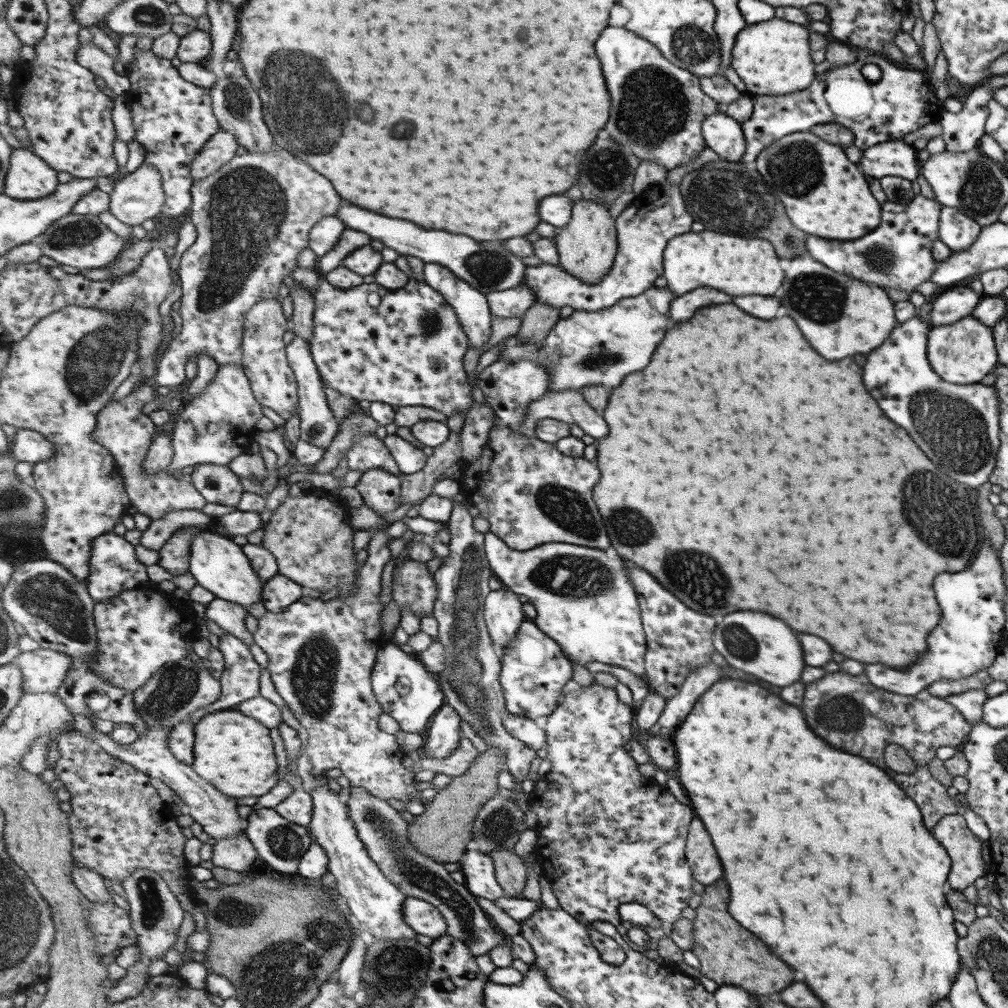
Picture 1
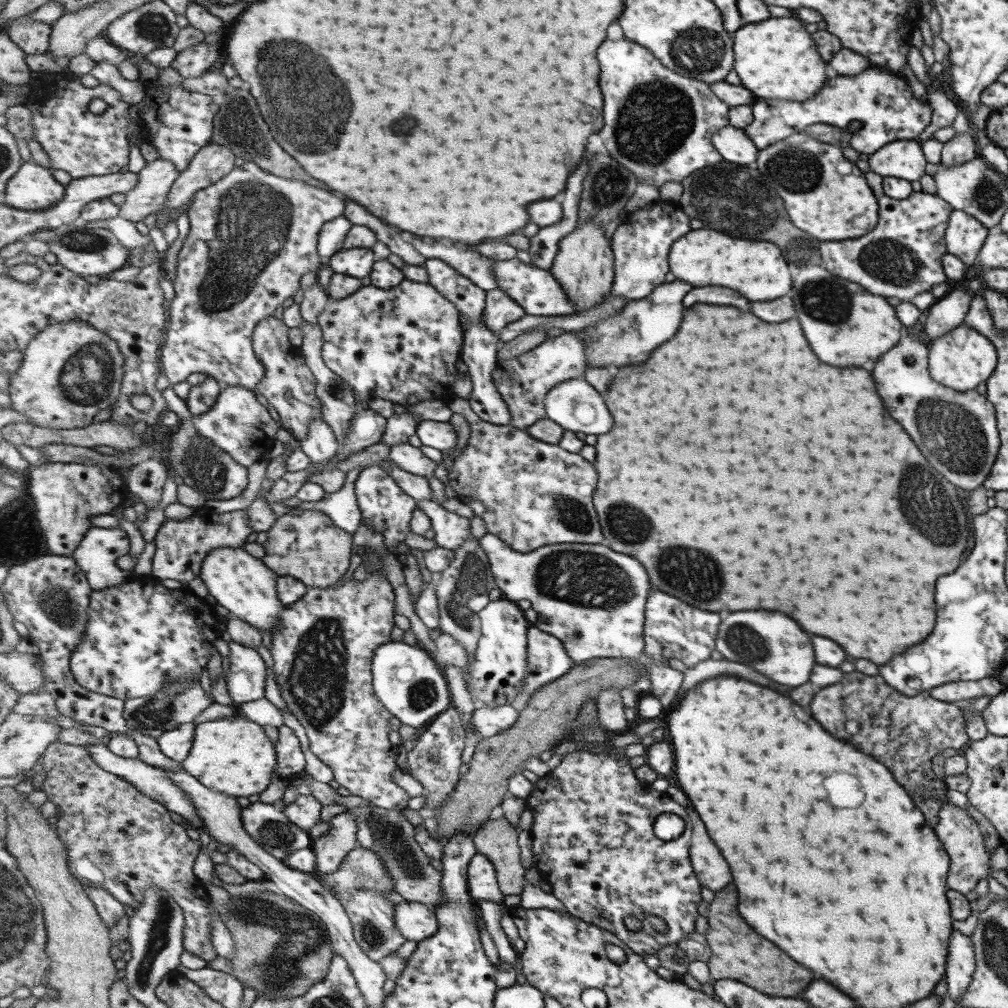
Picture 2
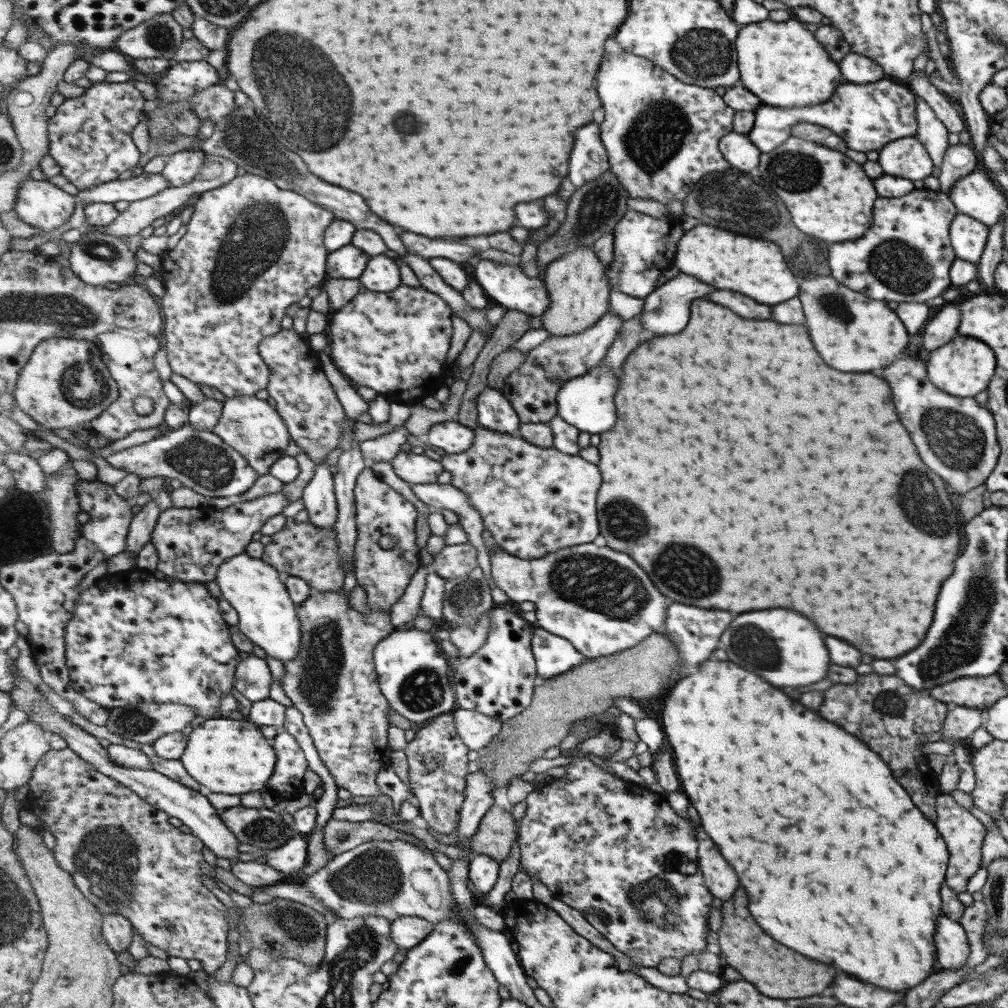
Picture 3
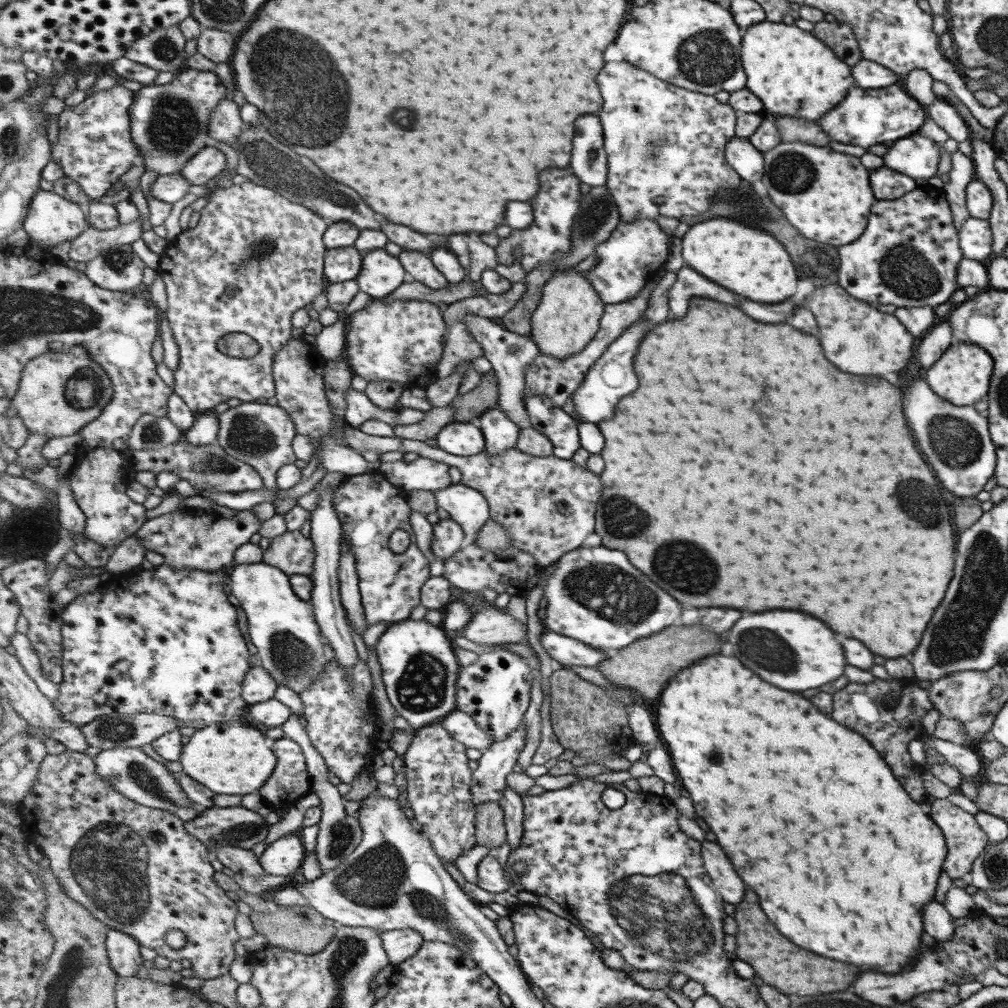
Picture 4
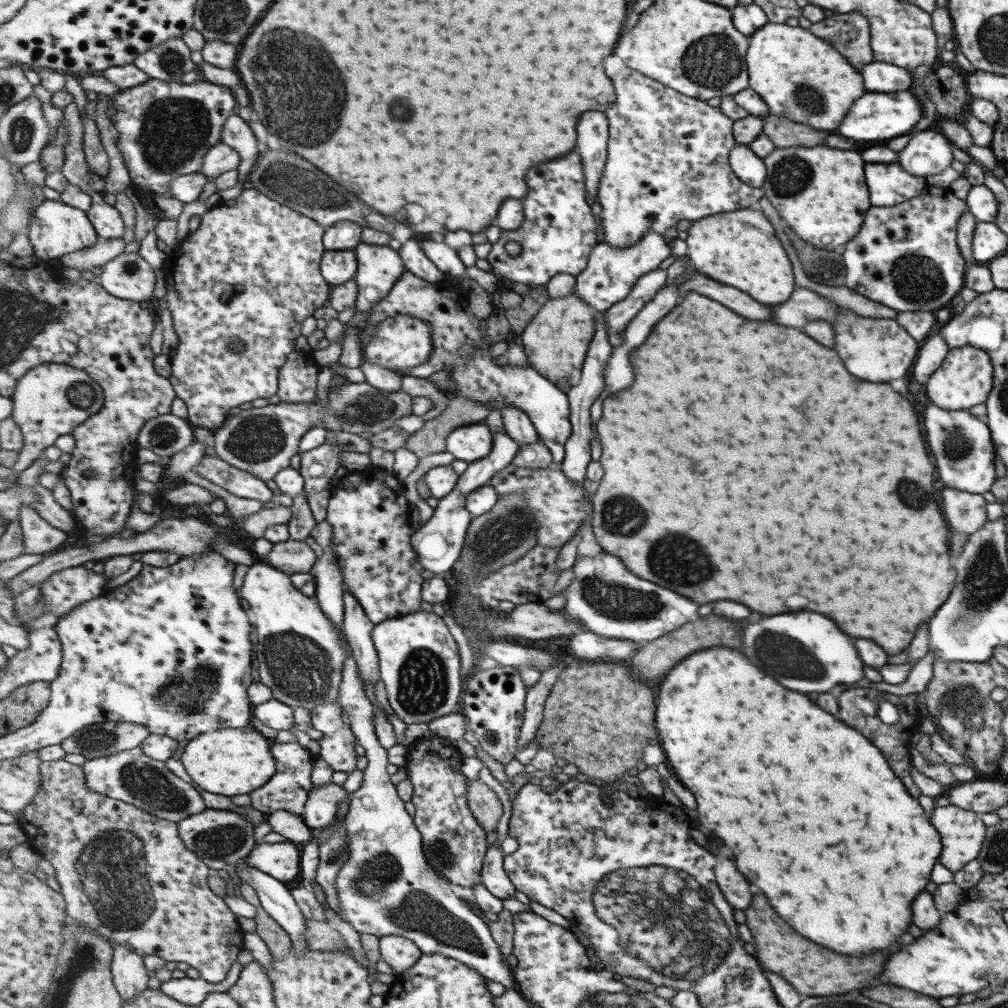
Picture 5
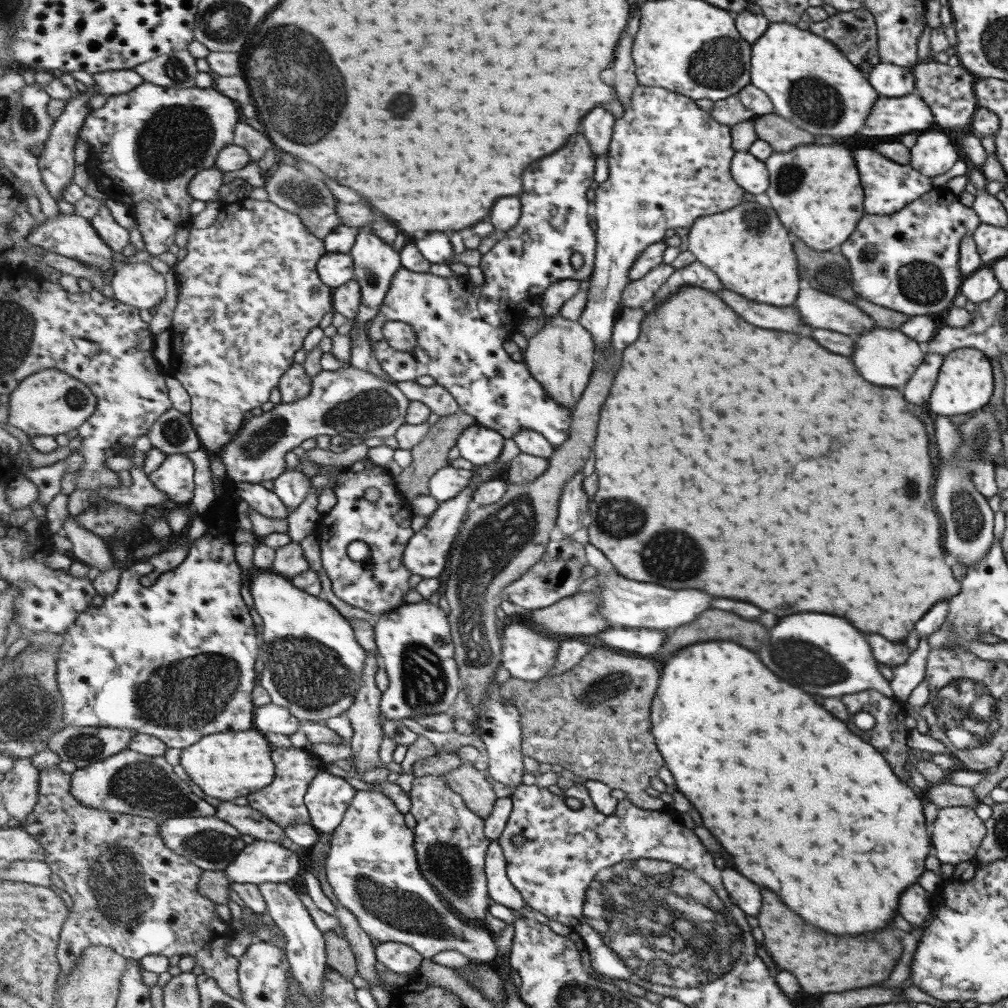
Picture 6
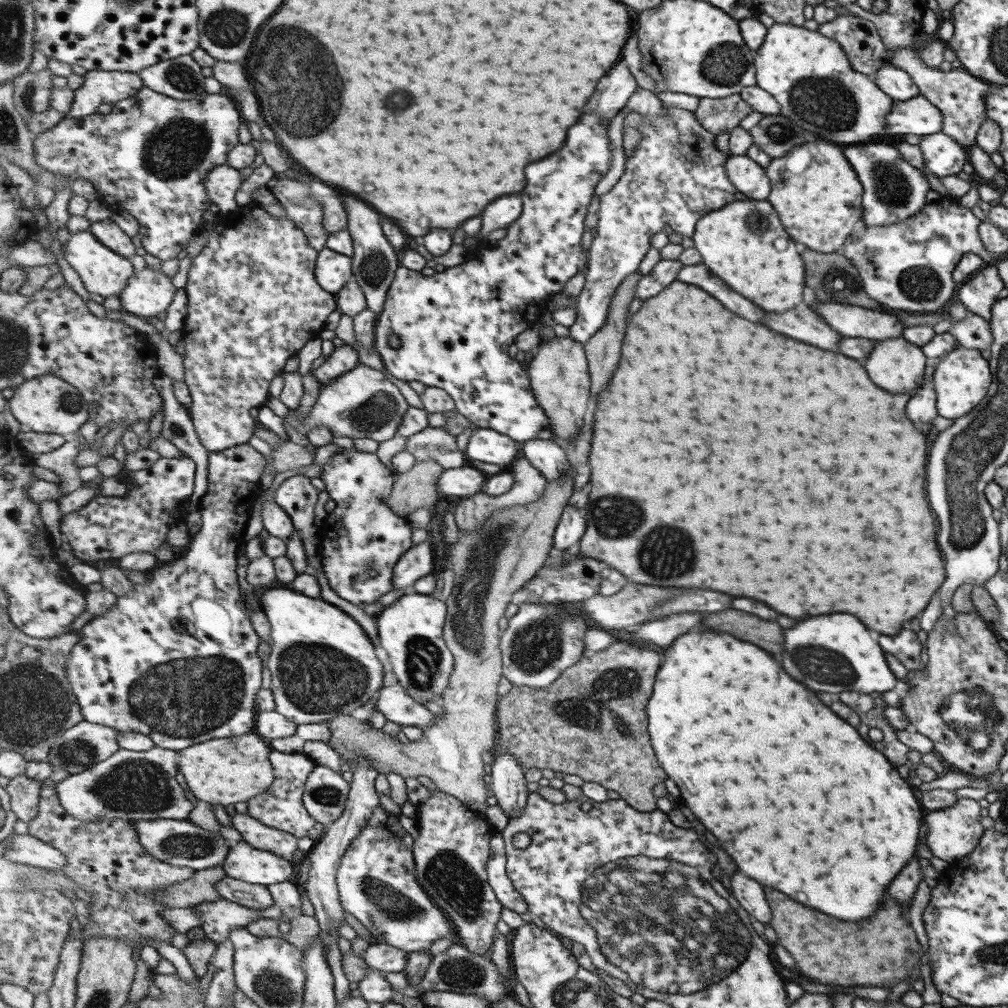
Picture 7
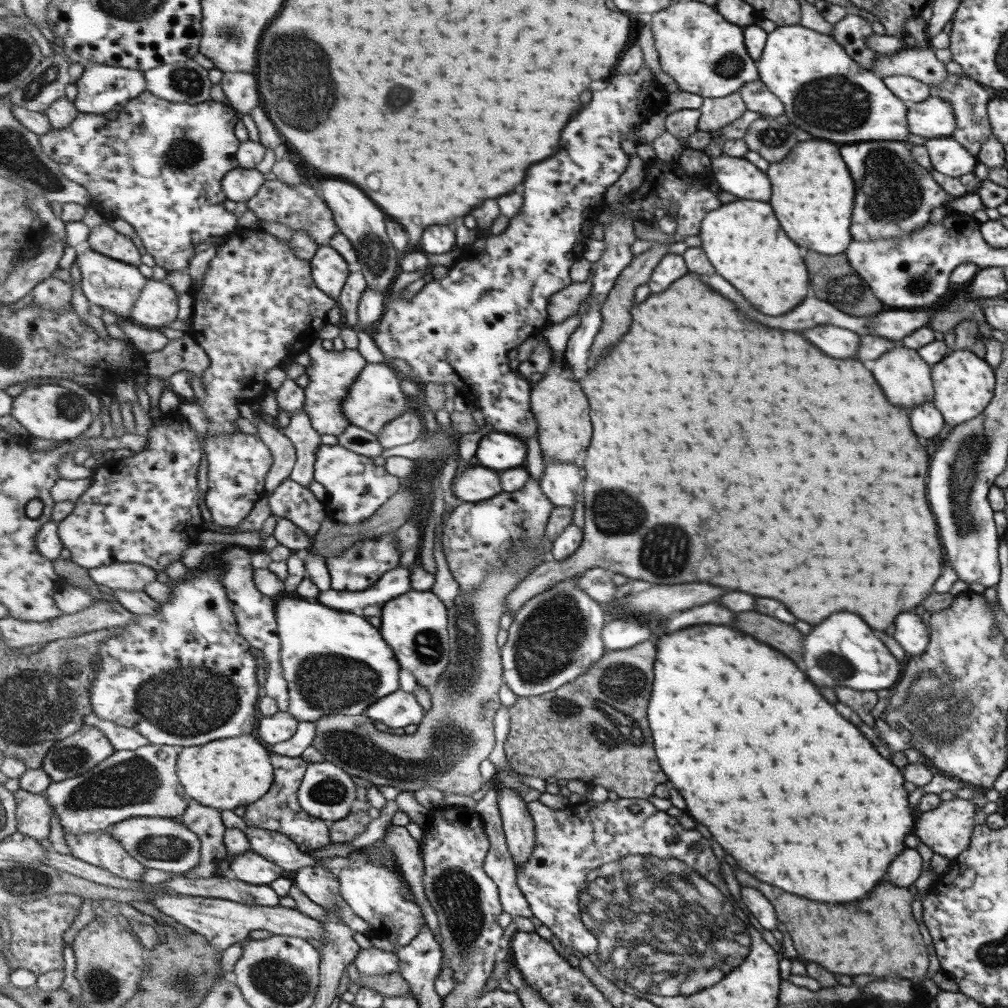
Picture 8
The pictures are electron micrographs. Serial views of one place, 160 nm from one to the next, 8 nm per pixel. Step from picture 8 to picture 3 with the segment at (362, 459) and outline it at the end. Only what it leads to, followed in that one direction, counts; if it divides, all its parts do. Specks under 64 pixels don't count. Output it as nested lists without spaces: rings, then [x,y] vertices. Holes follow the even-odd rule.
[[[371,467],[366,468],[359,475],[354,493],[356,494],[356,523],[358,524],[357,584],[364,587],[368,605],[375,610],[391,612],[393,606],[405,594],[413,576],[422,565],[416,531],[417,508],[413,502],[405,500],[403,494],[399,494],[387,482],[383,482],[371,470]],[[385,534],[397,538],[395,548],[383,549],[379,546],[379,540]]]

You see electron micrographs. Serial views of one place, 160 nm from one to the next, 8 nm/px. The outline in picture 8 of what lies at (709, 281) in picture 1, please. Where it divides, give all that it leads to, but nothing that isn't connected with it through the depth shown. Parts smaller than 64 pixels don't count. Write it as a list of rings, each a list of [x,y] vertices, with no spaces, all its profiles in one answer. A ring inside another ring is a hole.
[[[745,201],[724,204],[702,222],[703,250],[709,254],[717,272],[745,294],[745,300],[767,316],[779,316],[795,308],[807,294],[807,270],[799,248],[779,228],[771,206],[765,202]]]

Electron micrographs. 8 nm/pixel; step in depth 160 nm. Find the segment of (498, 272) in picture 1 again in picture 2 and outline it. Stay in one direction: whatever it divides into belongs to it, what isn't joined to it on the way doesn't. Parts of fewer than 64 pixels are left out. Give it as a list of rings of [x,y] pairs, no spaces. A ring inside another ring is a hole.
[[[413,238],[415,248],[428,259],[440,258],[453,265],[461,274],[468,276],[477,286],[490,291],[499,289],[499,283],[494,273],[494,266],[499,262],[494,258],[487,258],[476,248],[457,248],[445,246],[441,242],[427,244],[425,238]]]

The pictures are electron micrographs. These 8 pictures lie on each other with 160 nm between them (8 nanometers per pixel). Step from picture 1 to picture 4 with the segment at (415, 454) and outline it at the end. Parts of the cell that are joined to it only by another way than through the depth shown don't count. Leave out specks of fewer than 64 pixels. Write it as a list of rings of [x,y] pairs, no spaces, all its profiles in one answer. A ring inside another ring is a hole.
[[[423,456],[413,462],[405,462],[404,459],[397,462],[383,462],[379,471],[406,492],[427,490],[435,493],[454,484],[448,464]]]

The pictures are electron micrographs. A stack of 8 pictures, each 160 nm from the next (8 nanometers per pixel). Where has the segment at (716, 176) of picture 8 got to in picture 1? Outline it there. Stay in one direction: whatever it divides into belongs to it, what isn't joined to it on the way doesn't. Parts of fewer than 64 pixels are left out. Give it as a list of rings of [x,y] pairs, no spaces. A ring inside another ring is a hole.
[[[725,111],[708,116],[704,122],[704,137],[708,147],[722,160],[743,162],[746,153],[742,123]]]

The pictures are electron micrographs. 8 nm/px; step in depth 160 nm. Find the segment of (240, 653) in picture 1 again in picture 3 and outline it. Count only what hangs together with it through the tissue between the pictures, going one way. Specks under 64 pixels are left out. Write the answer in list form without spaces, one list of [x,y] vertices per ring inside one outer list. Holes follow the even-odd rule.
[[[255,654],[241,658],[236,670],[235,686],[245,698],[251,702],[269,699],[273,676],[266,659]]]

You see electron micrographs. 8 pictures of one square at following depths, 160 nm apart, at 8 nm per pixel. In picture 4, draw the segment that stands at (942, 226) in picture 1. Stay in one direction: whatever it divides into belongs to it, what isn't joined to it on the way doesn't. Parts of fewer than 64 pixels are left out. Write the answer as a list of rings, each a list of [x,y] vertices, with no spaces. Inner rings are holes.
[[[969,217],[962,222],[956,233],[962,256],[986,263],[992,254],[992,237],[987,219]]]

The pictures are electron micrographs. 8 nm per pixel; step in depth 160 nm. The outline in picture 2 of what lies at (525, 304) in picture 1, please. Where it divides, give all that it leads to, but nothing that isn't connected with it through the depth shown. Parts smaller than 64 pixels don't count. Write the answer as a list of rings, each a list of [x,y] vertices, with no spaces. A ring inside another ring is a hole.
[[[504,290],[486,291],[487,308],[485,308],[484,324],[493,332],[501,332],[512,322],[527,316],[527,311],[517,304]]]

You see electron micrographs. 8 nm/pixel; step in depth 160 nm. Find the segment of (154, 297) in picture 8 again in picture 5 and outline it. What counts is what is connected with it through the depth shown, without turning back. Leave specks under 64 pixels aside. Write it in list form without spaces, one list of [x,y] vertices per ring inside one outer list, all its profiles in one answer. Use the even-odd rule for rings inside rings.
[[[138,252],[122,253],[102,267],[100,284],[117,298],[147,301],[157,286],[155,269]]]

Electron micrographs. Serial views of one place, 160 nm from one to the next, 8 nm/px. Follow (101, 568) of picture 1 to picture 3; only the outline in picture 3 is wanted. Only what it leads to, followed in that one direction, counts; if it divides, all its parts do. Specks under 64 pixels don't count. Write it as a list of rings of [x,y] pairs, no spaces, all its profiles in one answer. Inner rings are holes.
[[[95,479],[94,481],[81,481],[77,492],[80,494],[80,505],[83,511],[91,515],[91,520],[82,525],[81,534],[94,542],[102,553],[108,558],[125,552],[127,548],[127,535],[131,523],[136,515],[131,510],[132,504],[127,502],[117,491],[117,487]]]

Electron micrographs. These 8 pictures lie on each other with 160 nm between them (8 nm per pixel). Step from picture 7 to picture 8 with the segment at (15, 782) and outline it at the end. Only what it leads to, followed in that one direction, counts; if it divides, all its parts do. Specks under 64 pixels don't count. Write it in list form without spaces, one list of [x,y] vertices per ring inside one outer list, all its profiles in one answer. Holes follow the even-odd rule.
[[[15,784],[14,796],[18,805],[16,812],[18,830],[38,841],[49,838],[54,810],[51,810],[52,806],[48,799],[45,796],[16,788]]]

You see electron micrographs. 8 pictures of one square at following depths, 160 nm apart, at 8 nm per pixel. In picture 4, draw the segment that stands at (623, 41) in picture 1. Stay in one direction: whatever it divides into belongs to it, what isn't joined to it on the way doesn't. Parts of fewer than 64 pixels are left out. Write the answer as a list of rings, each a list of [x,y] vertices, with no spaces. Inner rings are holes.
[[[607,62],[605,70],[599,72],[597,76],[597,84],[603,96],[603,108],[599,113],[601,126],[604,126],[605,146],[608,154],[609,175],[606,183],[609,193],[615,199],[617,207],[619,207],[620,219],[623,222],[635,222],[636,220],[645,220],[646,217],[655,220],[659,214],[667,215],[671,218],[681,218],[685,215],[697,216],[705,214],[710,210],[710,206],[716,204],[715,197],[719,190],[729,190],[732,188],[740,188],[742,177],[737,171],[729,165],[726,157],[726,148],[732,138],[736,137],[736,126],[738,123],[739,112],[735,110],[729,103],[722,104],[713,95],[701,94],[700,92],[681,88],[673,83],[661,80],[653,76],[649,71],[643,70],[639,66],[635,66],[630,62]]]

